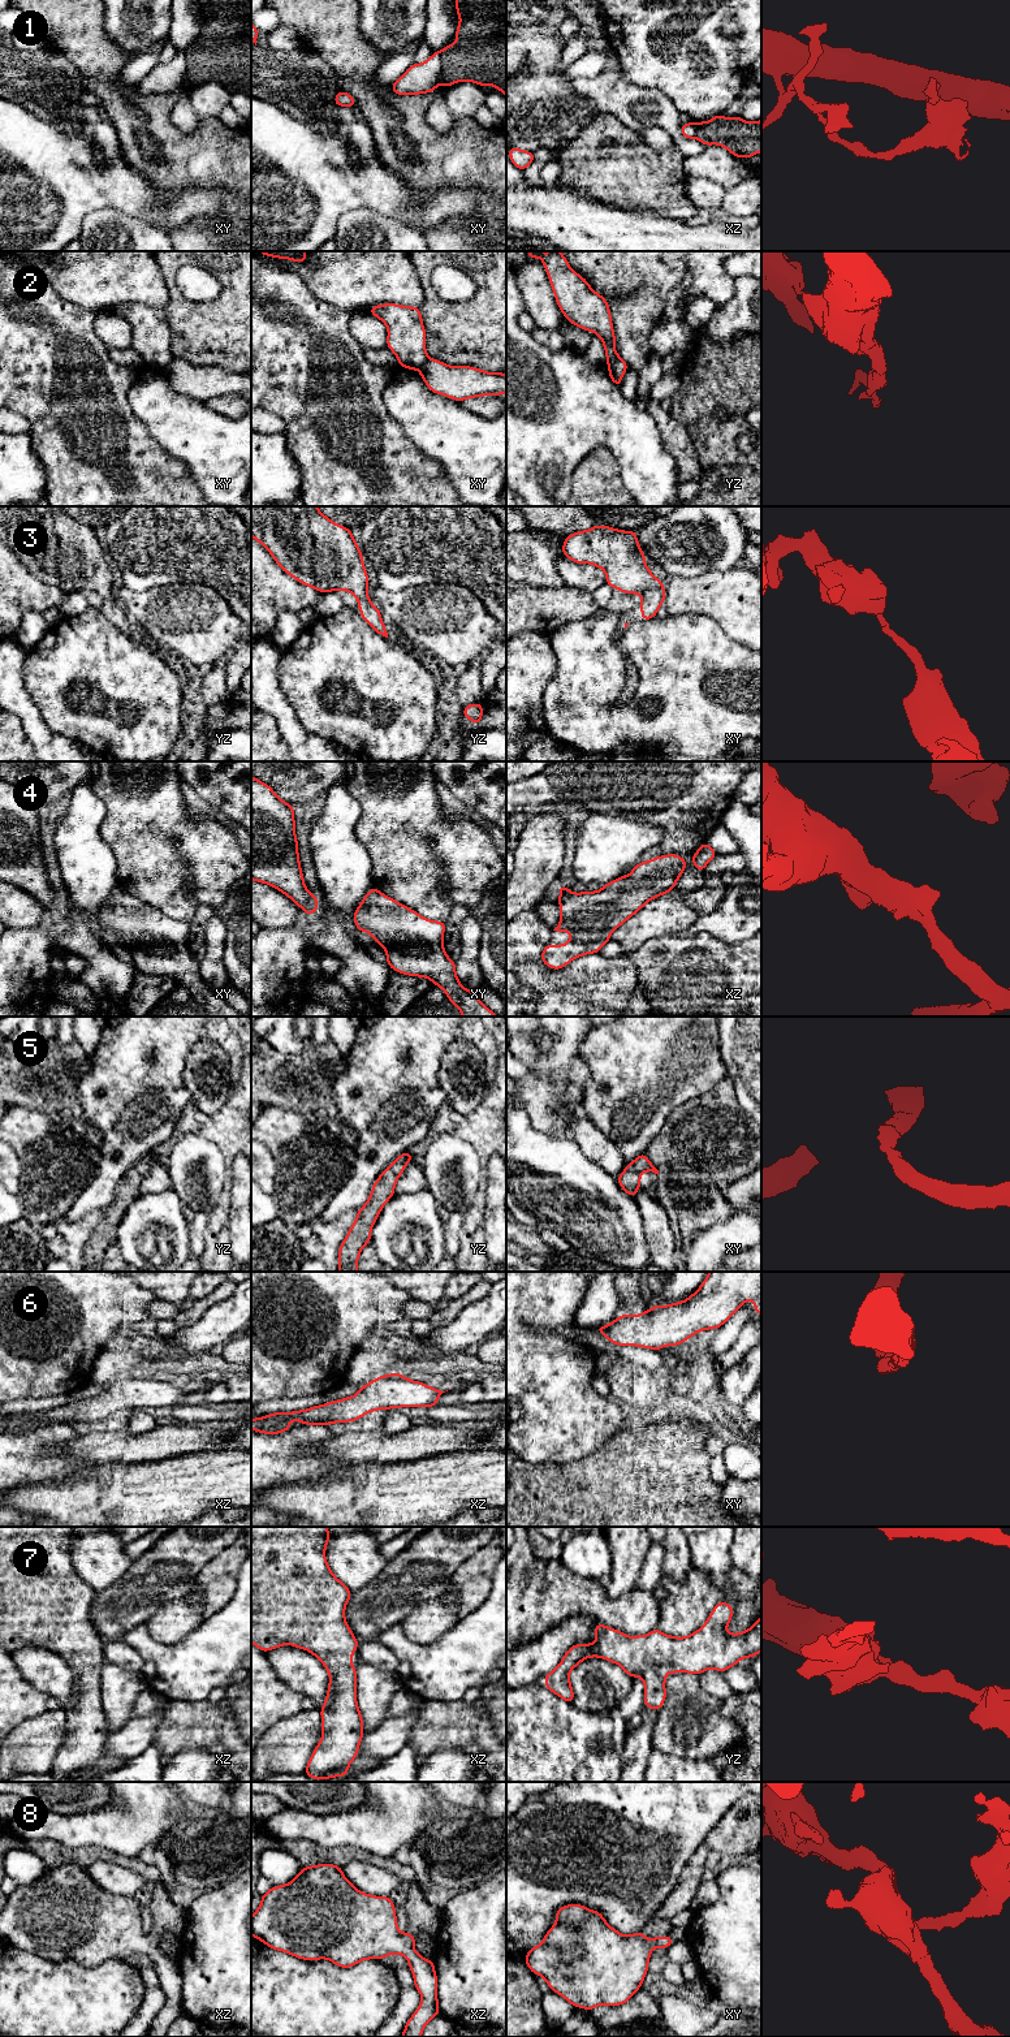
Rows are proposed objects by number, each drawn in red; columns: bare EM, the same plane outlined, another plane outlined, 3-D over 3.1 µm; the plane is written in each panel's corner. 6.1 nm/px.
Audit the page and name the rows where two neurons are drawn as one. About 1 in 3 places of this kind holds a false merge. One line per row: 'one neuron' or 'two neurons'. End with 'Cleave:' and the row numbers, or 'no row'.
1: two neurons
2: two neurons
3: one neuron
4: one neuron
5: one neuron
6: one neuron
7: one neuron
8: one neuron
Cleave: 1, 2

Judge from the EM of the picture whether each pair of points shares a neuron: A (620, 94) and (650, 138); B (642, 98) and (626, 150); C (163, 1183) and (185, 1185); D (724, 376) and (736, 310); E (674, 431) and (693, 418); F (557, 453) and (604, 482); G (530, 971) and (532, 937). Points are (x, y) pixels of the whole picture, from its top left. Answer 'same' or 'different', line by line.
A: different
B: different
C: different
D: different
E: different
F: different
G: different

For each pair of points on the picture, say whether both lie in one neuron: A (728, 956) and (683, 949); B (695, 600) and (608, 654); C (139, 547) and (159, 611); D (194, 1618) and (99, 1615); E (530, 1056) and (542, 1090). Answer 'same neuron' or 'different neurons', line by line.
A: same neuron
B: different neurons
C: different neurons
D: different neurons
E: different neurons

